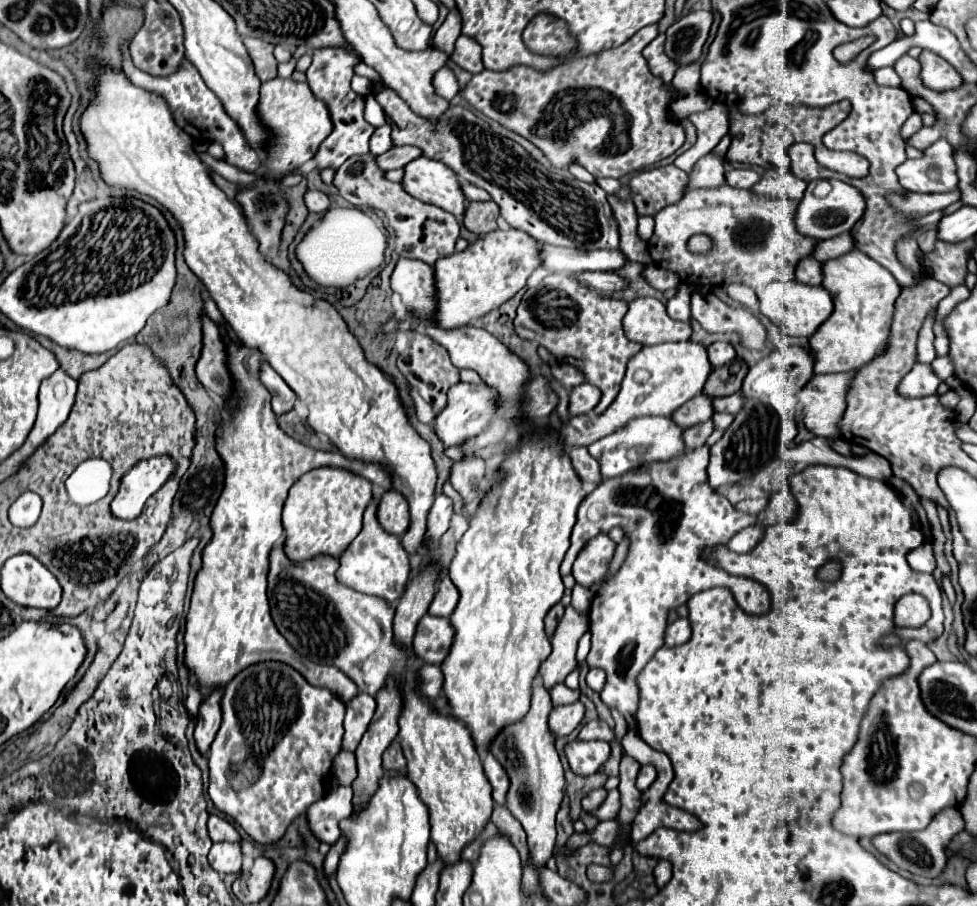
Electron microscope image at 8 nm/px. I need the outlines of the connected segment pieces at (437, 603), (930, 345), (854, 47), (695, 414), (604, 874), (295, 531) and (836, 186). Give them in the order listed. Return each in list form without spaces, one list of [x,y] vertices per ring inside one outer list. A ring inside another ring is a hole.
[[[442,578],[438,584],[438,592],[430,604],[428,614],[432,616],[440,616],[440,618],[448,618],[454,612],[454,606],[458,604],[458,590],[454,588],[454,584],[450,582],[450,578]]]
[[[930,316],[930,322],[922,326],[922,334],[918,336],[918,362],[932,362],[936,358],[932,324],[934,324],[934,316]]]
[[[872,36],[856,38],[856,40],[852,40],[852,42],[844,42],[844,44],[840,44],[840,46],[834,48],[834,58],[836,58],[838,62],[848,62],[848,60],[856,58],[862,50],[866,50],[872,42],[874,42]]]
[[[696,394],[694,398],[690,398],[690,402],[686,402],[686,406],[680,406],[674,412],[674,420],[682,428],[690,428],[698,422],[706,422],[708,418],[712,418],[712,414],[714,414],[712,398],[706,394]]]
[[[591,865],[587,870],[587,876],[590,880],[595,882],[606,882],[612,878],[613,868],[600,865]]]
[[[312,470],[312,474],[304,474],[292,488],[290,494],[284,502],[284,512],[282,512],[282,526],[284,526],[284,550],[286,556],[292,562],[302,562],[302,560],[312,560],[320,554],[328,554],[332,558],[338,558],[348,544],[358,536],[360,526],[362,526],[362,512],[372,500],[372,484],[368,484],[364,478],[358,478],[356,474],[348,474],[346,470]]]
[[[830,178],[826,182],[832,184],[832,190],[826,196],[816,196],[814,194],[814,188],[816,188],[818,182],[808,184],[808,192],[804,194],[804,198],[798,206],[798,214],[796,214],[798,230],[806,236],[816,238],[816,240],[826,240],[826,238],[832,238],[832,236],[838,236],[838,234],[850,230],[862,218],[864,208],[866,208],[862,192],[856,190],[854,186],[850,186],[846,182],[840,182],[840,180],[834,180],[834,178]]]

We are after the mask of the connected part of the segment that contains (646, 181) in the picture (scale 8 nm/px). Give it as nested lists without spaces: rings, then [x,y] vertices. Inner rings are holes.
[[[660,166],[636,174],[628,188],[638,216],[654,216],[662,208],[680,202],[686,194],[688,174],[676,166]]]

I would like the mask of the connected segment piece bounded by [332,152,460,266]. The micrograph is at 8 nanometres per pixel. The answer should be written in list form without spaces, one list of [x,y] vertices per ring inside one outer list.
[[[368,152],[368,154],[352,156],[350,160],[346,160],[336,170],[332,184],[340,190],[340,196],[344,196],[354,206],[362,208],[362,204],[366,204],[366,206],[372,206],[376,210],[382,210],[388,216],[390,226],[396,230],[396,252],[398,254],[402,254],[406,258],[422,260],[430,266],[434,266],[436,260],[454,254],[454,244],[456,244],[458,234],[460,234],[458,220],[450,212],[410,196],[402,188],[402,184],[390,182],[384,176],[384,170],[376,164],[374,154]]]

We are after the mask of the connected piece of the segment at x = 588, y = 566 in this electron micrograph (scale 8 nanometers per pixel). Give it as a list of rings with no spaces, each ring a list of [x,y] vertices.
[[[600,534],[582,548],[582,552],[574,562],[572,576],[576,578],[578,584],[588,588],[594,582],[604,580],[612,556],[614,556],[614,542],[606,534]]]

